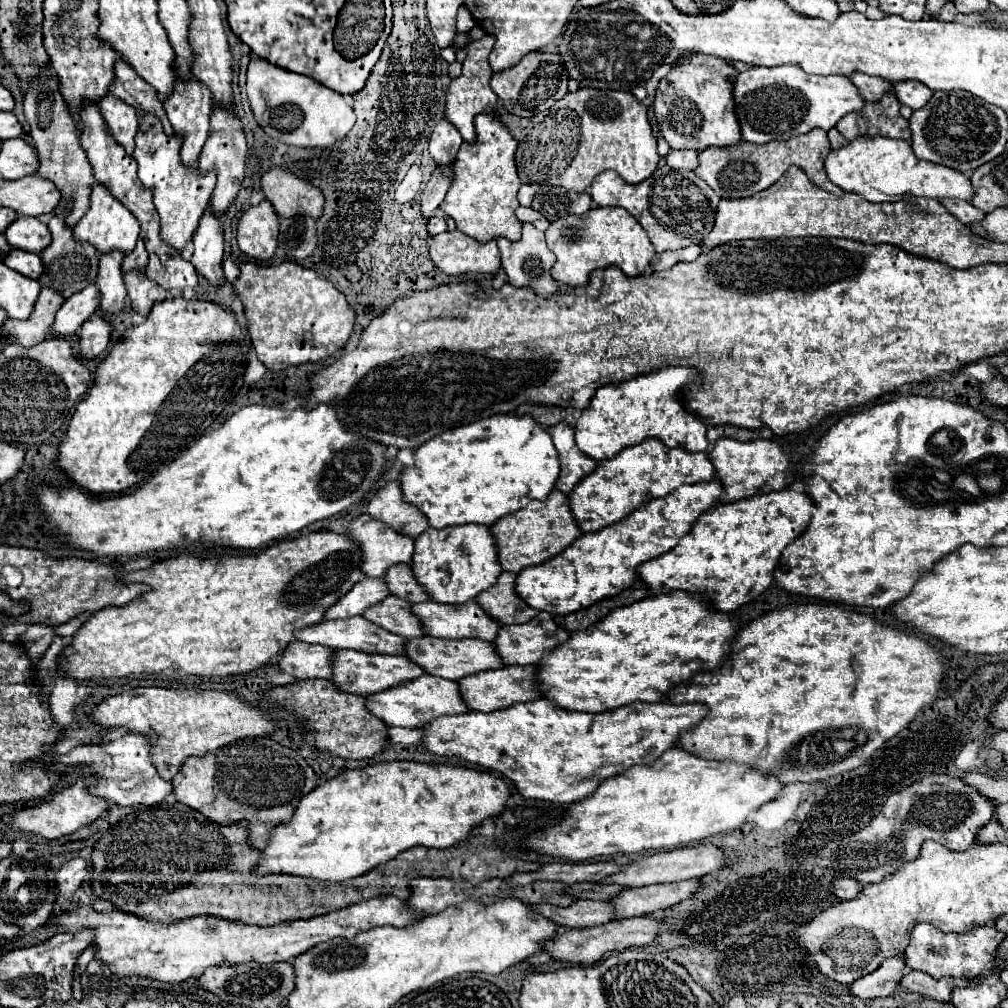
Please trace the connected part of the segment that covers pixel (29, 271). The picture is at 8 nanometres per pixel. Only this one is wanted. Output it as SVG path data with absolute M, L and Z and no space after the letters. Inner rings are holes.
M12 249L10 255L4 259L4 265L8 265L10 269L14 269L14 271L22 273L24 277L30 277L30 279L38 279L44 271L40 255L20 251L20 249Z

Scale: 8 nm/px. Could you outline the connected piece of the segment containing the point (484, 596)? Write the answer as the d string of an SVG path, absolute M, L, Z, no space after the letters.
M502 571L498 581L482 591L476 597L476 603L482 605L482 609L496 619L500 625L514 625L514 623L526 623L538 615L536 609L530 609L514 591L516 573Z

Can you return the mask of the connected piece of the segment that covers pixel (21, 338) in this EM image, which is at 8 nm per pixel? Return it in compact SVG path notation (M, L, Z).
M42 287L30 319L26 319L26 321L6 319L6 323L2 327L6 335L2 337L2 341L32 347L32 345L38 345L40 341L52 337L52 323L54 323L56 311L60 309L62 303L64 303L64 297L60 293L56 293L54 289Z

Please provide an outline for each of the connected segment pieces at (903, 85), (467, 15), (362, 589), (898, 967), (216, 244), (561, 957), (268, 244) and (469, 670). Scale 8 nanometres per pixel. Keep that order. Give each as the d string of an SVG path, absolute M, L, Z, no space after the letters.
M900 81L894 85L896 89L896 97L902 105L908 105L910 109L922 109L930 97L934 95L932 89L928 89L926 85L922 85L920 81Z
M463 5L458 10L457 15L457 33L463 33L465 31L470 31L475 26L474 17L468 9Z
M362 579L326 611L324 619L346 619L362 615L370 605L382 601L388 595L390 593L382 579Z
M902 955L900 957L890 957L890 961L882 963L878 971L868 973L860 977L858 981L848 985L848 993L858 999L878 999L878 997L888 997L894 993L898 987L898 981L902 979Z
M208 207L200 219L200 225L194 233L194 255L192 265L202 273L212 285L224 283L222 271L222 253L224 253L224 233L222 221Z
M630 917L620 921L610 921L606 925L596 925L590 929L562 929L558 927L556 935L542 943L542 949L552 955L556 961L570 961L580 965L594 965L604 955L620 953L628 947L644 947L654 941L654 937L660 933L660 921L652 917Z
M268 199L242 213L238 223L238 247L252 259L270 259L278 246L278 215Z
M416 637L416 639L406 639L404 645L406 653L404 657L408 657L412 663L420 665L426 673L430 675L438 675L450 681L460 681L462 677L480 673L480 671L488 671L488 669L498 669L504 667L494 645L488 641L480 641L480 639L434 639L434 637Z

